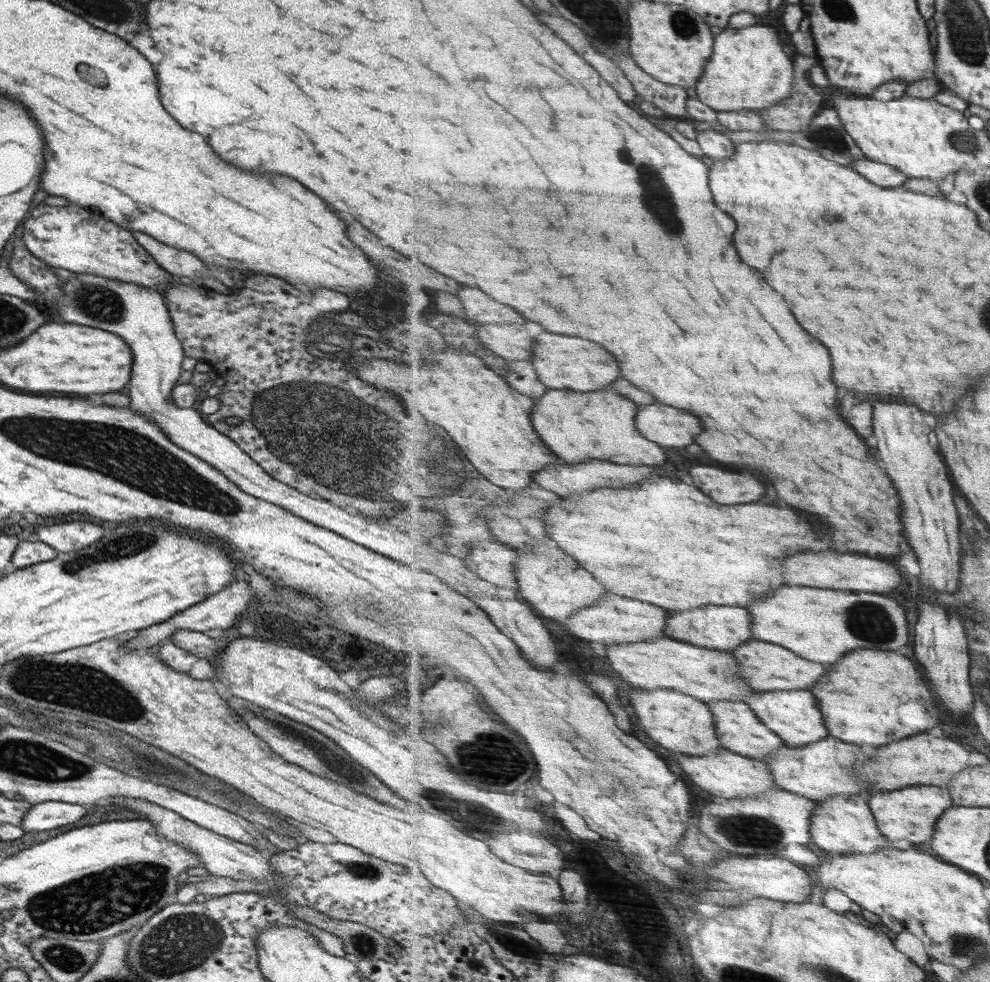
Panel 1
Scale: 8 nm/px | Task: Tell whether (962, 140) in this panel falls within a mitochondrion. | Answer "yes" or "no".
yes

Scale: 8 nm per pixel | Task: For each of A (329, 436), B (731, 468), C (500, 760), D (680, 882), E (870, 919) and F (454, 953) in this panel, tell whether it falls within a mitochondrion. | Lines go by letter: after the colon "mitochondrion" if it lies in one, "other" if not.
A: mitochondrion
B: other
C: mitochondrion
D: other
E: other
F: other

